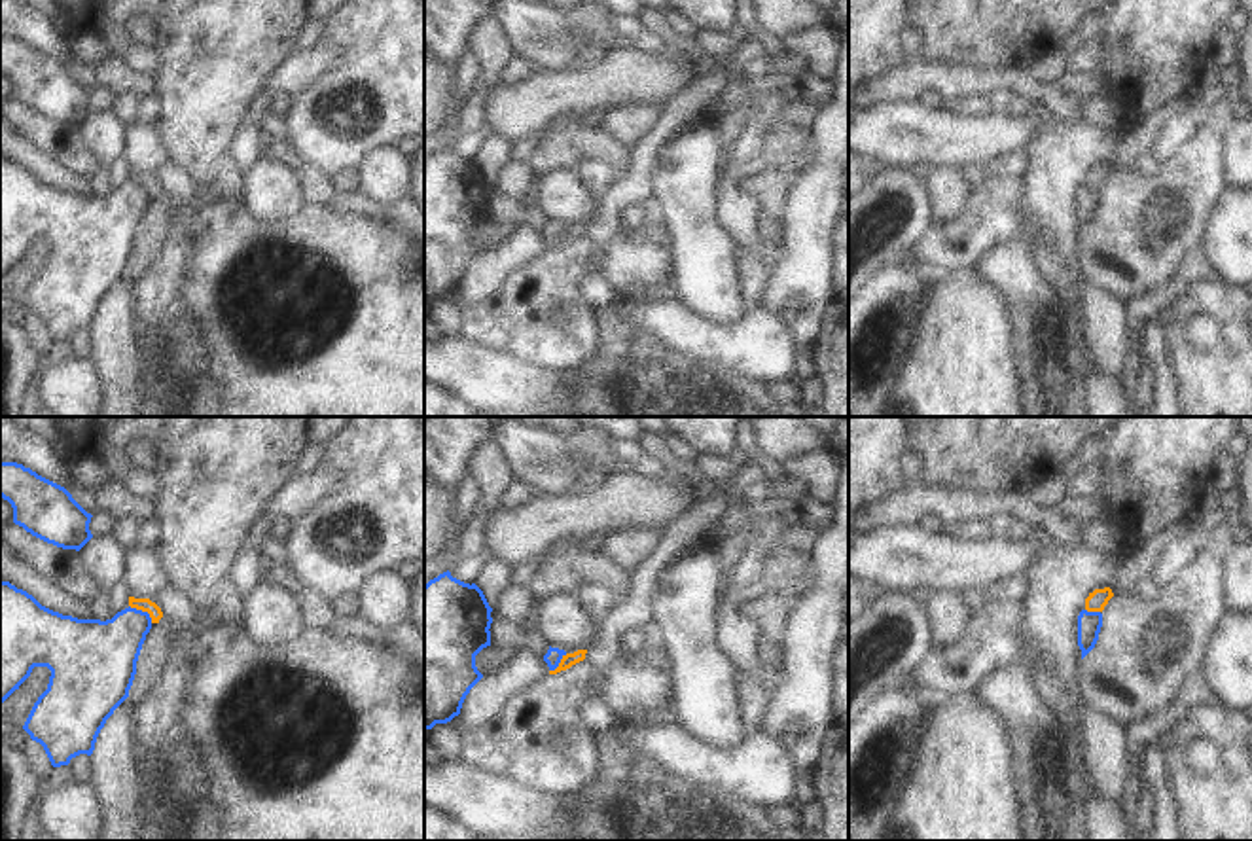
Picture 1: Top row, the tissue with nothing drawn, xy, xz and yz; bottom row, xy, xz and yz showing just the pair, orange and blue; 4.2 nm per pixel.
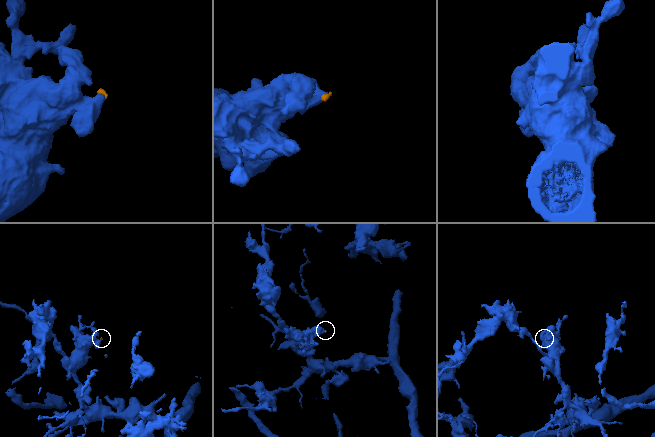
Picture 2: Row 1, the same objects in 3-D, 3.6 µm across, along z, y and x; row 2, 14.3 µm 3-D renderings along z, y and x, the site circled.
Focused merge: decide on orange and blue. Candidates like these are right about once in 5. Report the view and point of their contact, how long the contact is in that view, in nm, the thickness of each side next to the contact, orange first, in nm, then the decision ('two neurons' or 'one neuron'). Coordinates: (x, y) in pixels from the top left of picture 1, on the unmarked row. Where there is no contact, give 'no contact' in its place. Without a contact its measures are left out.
meets orange in xy at (143, 186); contact 130 nm long; 60 nm thick on the orange side, 280 nm on the other; two neurons

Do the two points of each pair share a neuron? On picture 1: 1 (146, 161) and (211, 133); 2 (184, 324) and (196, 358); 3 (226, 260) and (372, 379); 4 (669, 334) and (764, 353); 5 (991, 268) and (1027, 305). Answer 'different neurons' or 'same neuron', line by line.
1: different neurons
2: same neuron
3: same neuron
4: same neuron
5: same neuron

